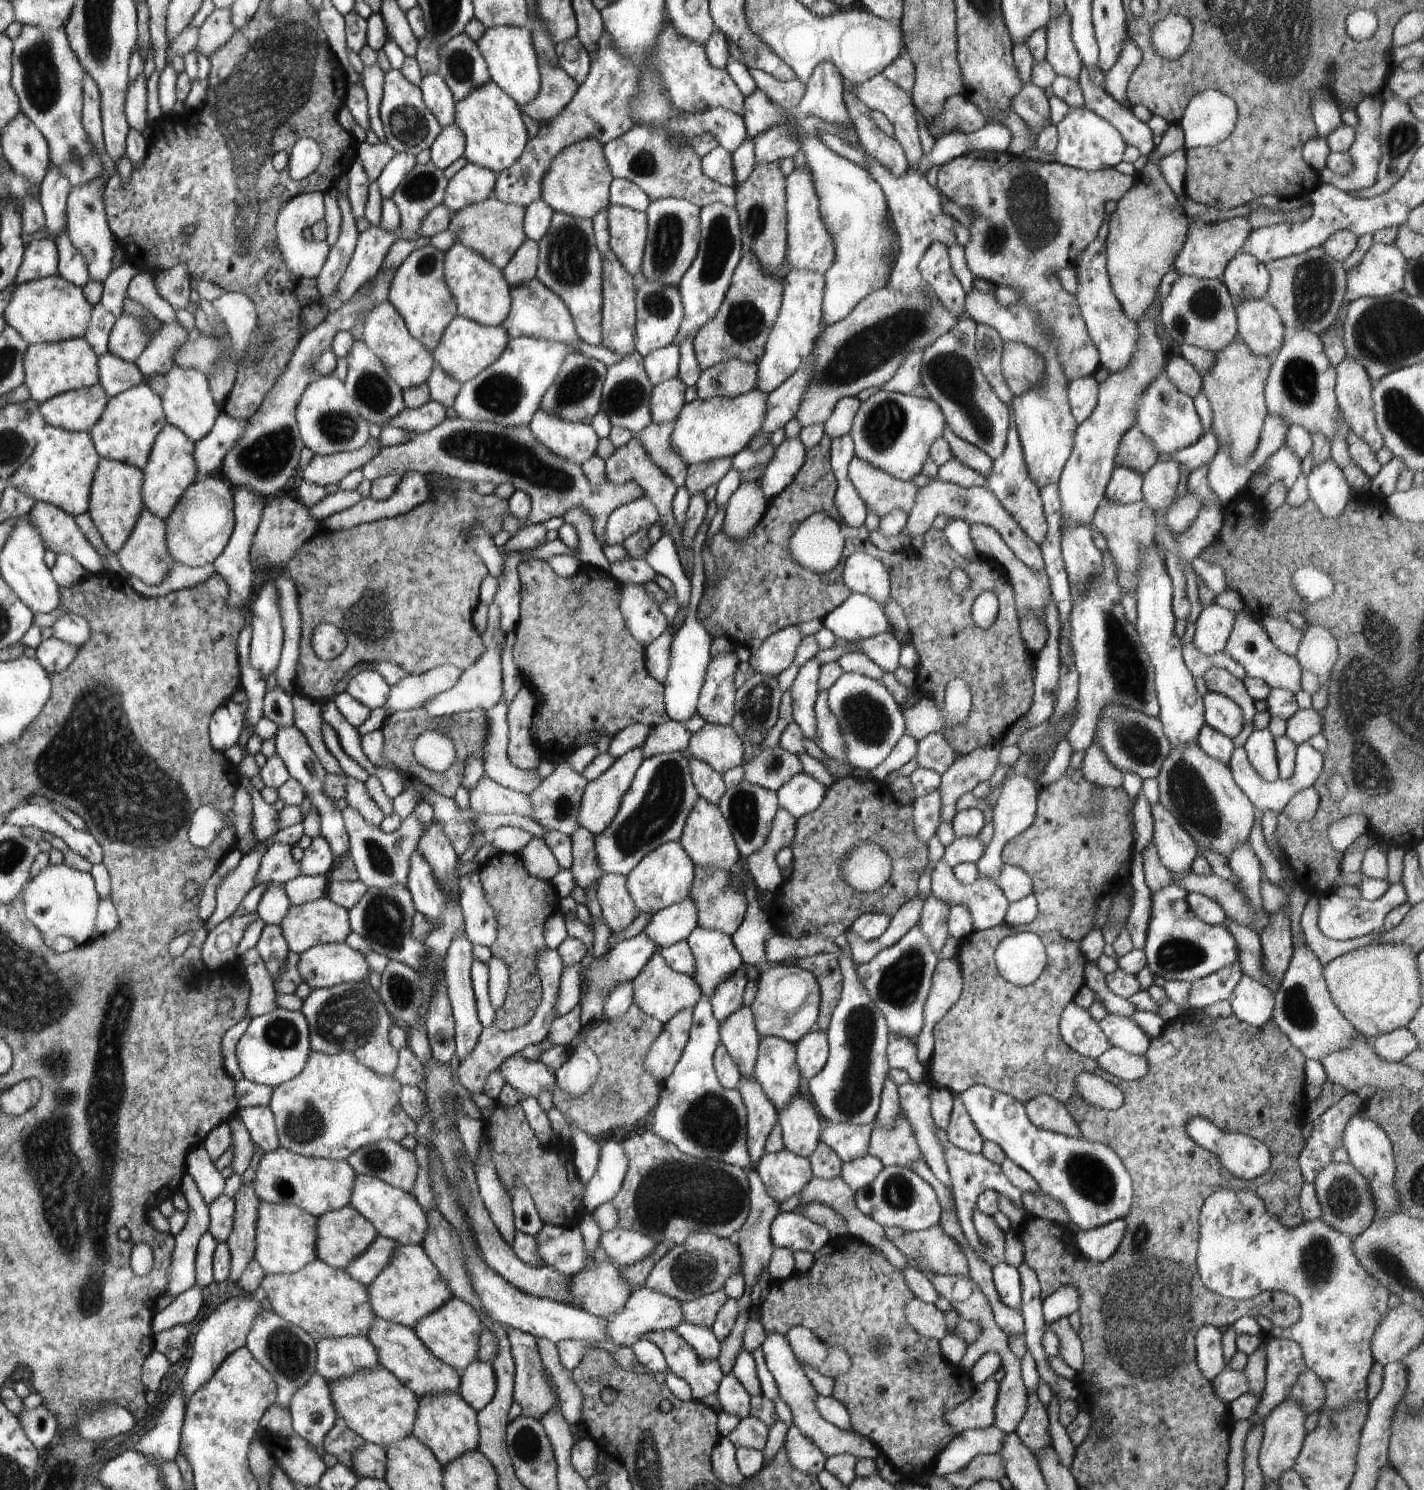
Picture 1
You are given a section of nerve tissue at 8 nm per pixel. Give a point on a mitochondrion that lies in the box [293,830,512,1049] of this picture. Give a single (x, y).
(385, 919)

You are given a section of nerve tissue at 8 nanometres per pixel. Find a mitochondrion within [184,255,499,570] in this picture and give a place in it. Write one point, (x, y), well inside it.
(264, 457)

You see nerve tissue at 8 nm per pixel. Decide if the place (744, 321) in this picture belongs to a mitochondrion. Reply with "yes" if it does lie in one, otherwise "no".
yes

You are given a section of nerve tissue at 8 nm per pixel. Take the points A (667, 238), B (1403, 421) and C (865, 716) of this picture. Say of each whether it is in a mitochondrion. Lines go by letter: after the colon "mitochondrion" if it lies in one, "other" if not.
A: mitochondrion
B: mitochondrion
C: mitochondrion

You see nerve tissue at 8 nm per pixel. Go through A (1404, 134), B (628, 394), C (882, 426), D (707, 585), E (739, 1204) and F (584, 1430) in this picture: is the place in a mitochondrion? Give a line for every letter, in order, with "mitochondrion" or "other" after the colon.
A: mitochondrion
B: mitochondrion
C: mitochondrion
D: other
E: mitochondrion
F: other

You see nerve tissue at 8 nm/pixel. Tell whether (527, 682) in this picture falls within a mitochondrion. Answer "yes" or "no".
no

